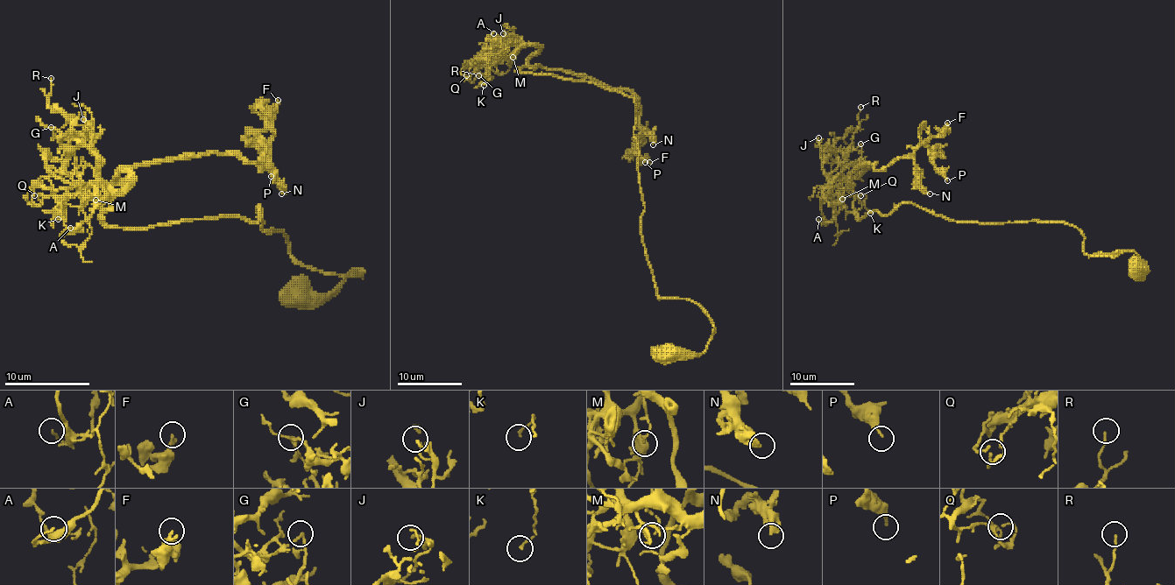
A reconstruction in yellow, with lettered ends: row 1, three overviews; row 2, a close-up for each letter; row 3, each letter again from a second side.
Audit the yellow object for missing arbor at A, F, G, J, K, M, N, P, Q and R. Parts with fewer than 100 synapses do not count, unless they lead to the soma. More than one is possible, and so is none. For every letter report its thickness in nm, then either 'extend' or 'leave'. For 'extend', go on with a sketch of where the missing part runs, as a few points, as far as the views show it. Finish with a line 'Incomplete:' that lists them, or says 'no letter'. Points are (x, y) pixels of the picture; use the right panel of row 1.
A: calibre 100 nm; leave
F: calibre 200 nm; leave
G: calibre 110 nm; leave
J: calibre 170 nm; leave
K: calibre 140 nm; leave
M: calibre 80 nm; leave
N: calibre 320 nm; leave
P: calibre 200 nm; leave
Q: calibre 150 nm; leave
R: calibre 120 nm; leave
Incomplete: no letter

